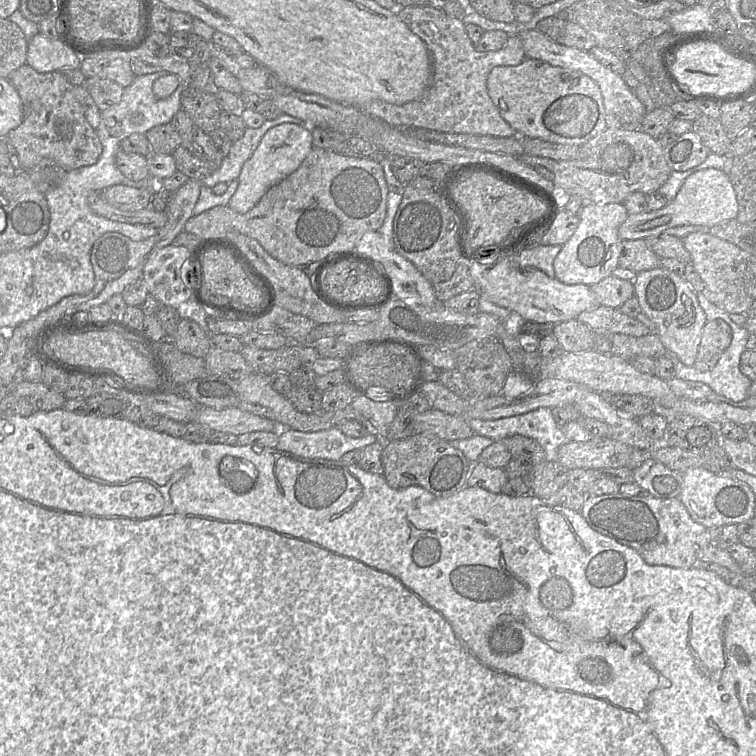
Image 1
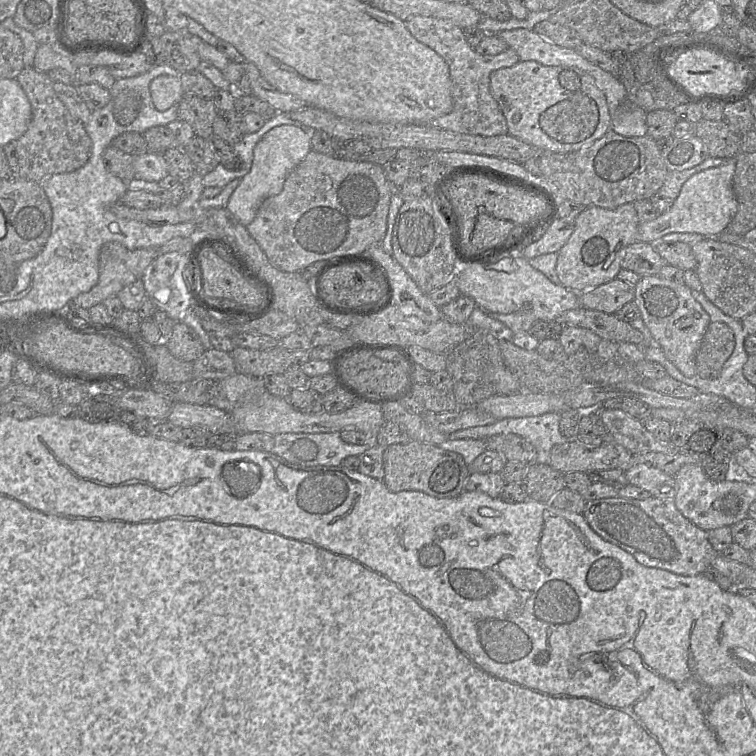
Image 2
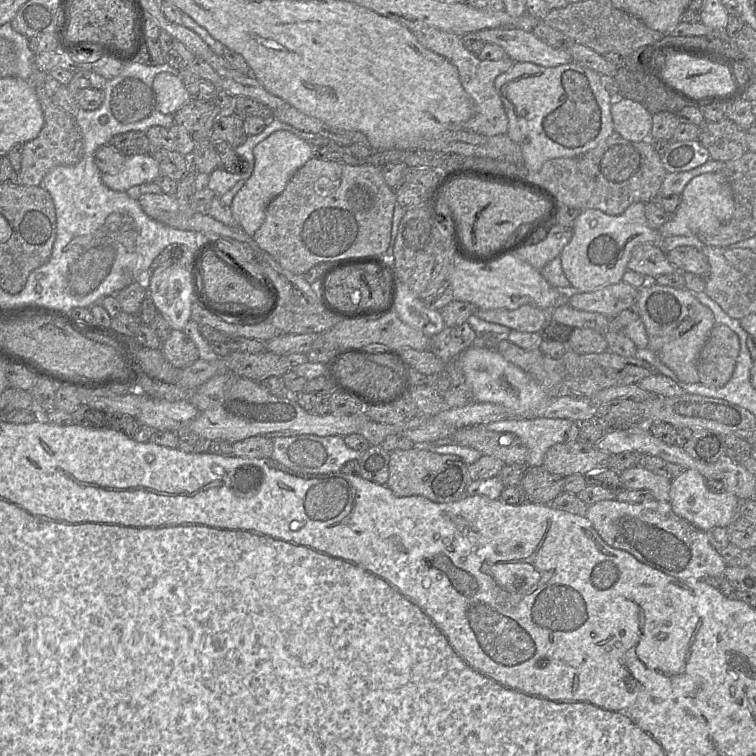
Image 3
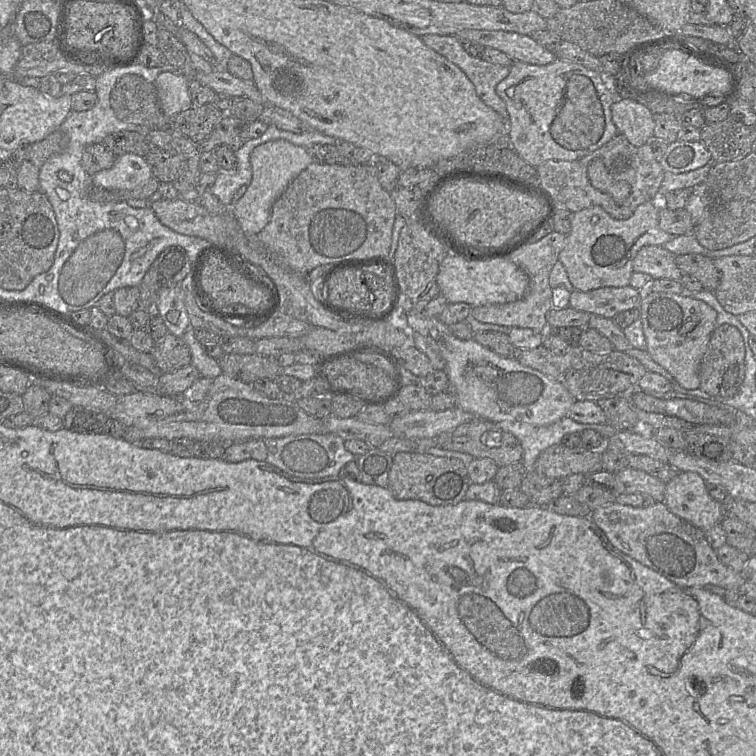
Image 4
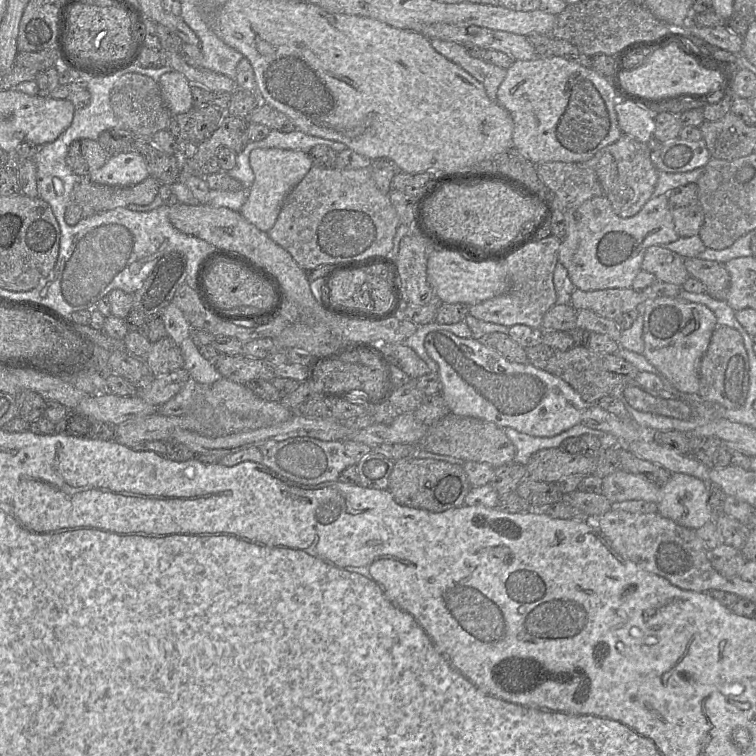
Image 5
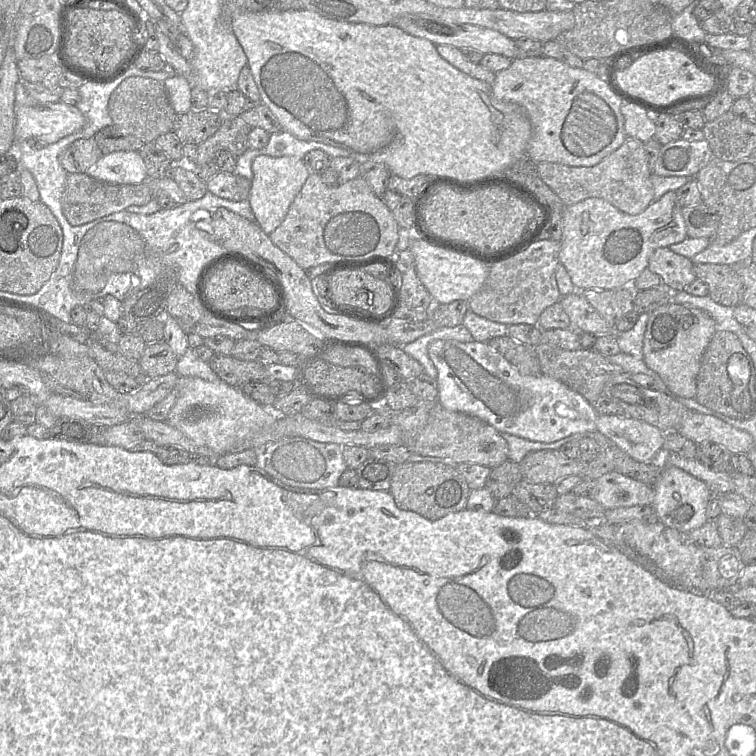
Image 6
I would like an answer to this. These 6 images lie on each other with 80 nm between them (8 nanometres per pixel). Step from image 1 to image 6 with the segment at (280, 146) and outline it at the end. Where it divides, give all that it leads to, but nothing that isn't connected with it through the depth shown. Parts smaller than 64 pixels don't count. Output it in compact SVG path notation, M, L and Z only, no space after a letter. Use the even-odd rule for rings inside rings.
M257 156L252 162L253 179L248 201L255 221L265 234L271 234L284 220L290 205L300 192L309 172L303 160L293 156Z

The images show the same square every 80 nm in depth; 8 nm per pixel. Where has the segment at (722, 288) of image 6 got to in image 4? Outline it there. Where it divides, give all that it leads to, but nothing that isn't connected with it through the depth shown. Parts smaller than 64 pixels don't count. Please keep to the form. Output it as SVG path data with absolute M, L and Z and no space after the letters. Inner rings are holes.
M683 254L675 257L675 263L683 274L698 280L704 290L713 292L719 286L721 275L713 264L713 259L702 254Z

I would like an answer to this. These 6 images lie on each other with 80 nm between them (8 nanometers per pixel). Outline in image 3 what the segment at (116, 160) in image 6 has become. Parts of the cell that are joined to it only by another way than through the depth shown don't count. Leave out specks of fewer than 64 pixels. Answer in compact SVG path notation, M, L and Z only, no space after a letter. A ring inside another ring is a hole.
M137 154L126 156L117 173L102 173L101 178L108 188L126 192L133 186L157 181L161 174L159 164L152 154Z

